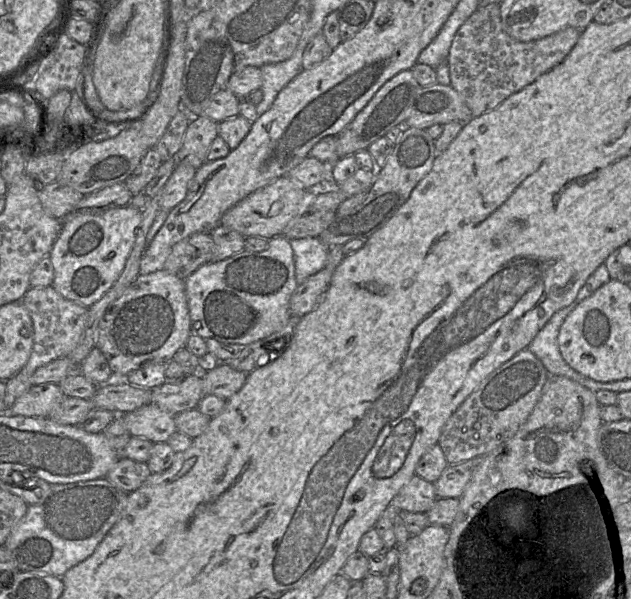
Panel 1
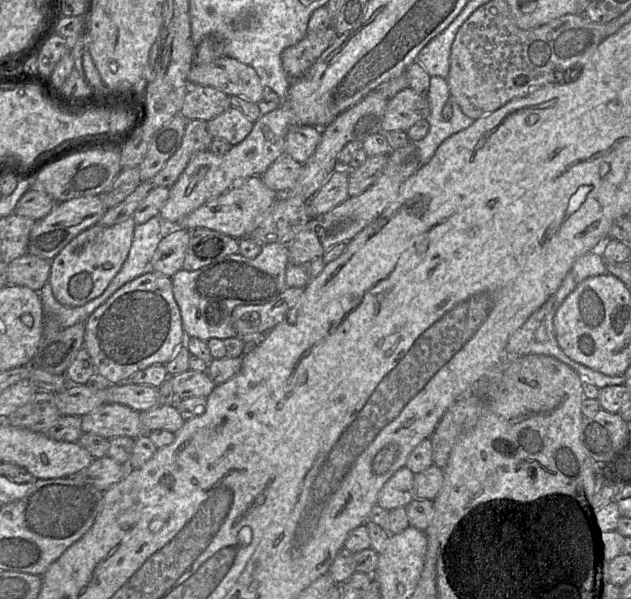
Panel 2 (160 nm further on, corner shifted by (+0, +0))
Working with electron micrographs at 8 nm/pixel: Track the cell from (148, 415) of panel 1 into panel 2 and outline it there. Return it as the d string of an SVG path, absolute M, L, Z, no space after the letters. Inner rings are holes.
M118 403L103 404L83 415L82 430L108 440L119 436L135 439L149 433L142 424L140 412Z

